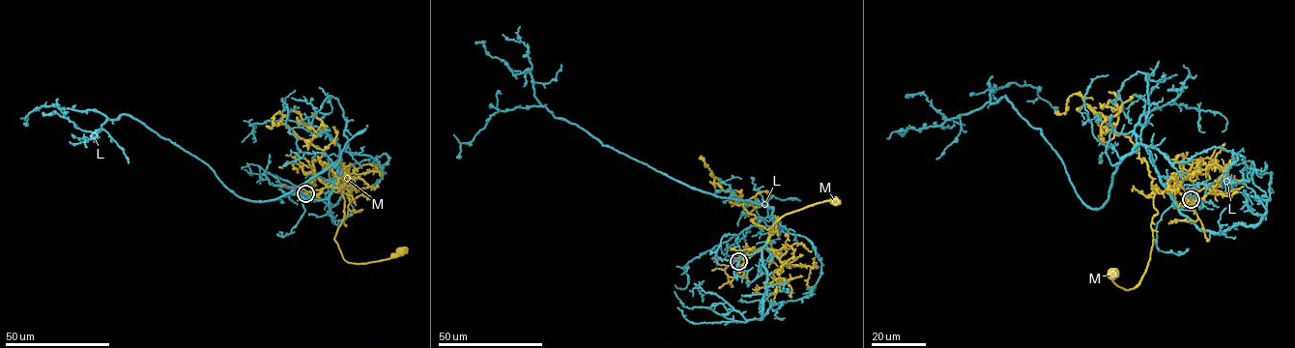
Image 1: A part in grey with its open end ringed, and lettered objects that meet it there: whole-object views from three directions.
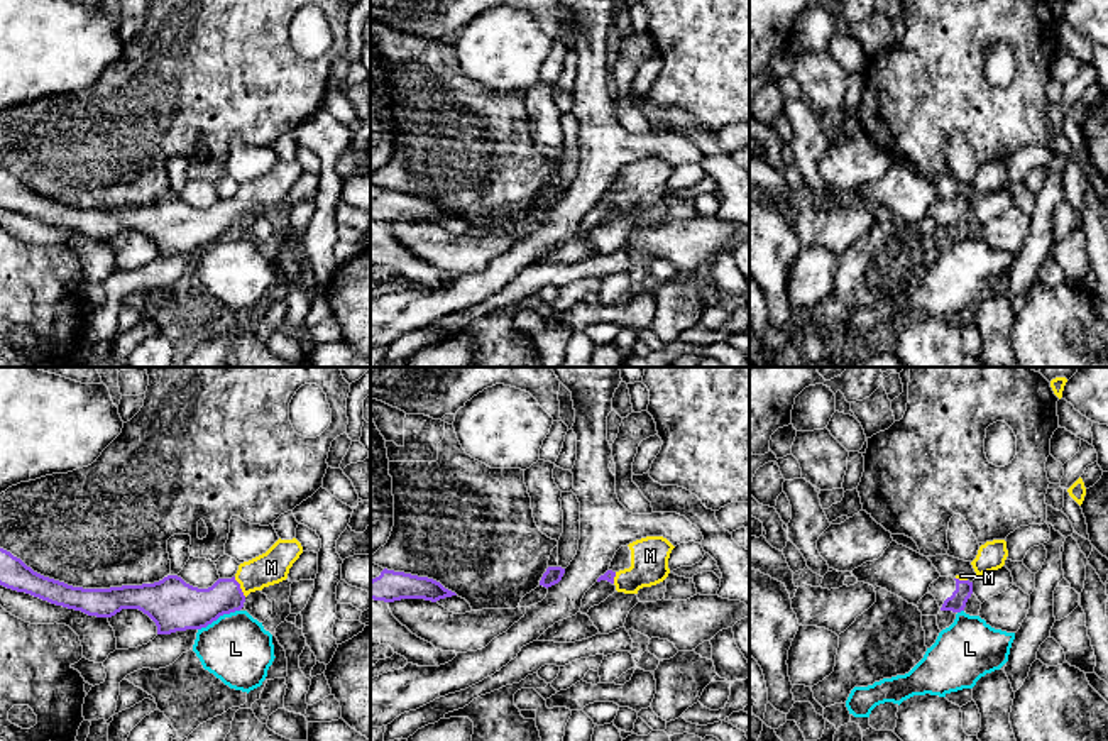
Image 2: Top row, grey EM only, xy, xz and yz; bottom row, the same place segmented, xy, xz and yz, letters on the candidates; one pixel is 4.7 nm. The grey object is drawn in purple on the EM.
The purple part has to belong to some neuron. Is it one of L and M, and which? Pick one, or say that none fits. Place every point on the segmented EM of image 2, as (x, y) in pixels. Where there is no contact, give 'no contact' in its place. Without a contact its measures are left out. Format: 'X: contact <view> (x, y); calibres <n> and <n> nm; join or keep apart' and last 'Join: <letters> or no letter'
L: contact xy (219, 616); calibres 240 and 320 nm; keep apart
M: contact xy (239, 587); calibres 200 and 160 nm; join
Join: M

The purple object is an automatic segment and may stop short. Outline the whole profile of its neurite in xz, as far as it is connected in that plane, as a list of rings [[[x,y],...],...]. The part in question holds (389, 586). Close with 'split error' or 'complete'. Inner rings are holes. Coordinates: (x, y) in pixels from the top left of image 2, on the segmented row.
[[[387,568],[370,580],[370,599],[374,601],[394,602],[401,599],[425,599],[436,602],[452,596],[457,594],[433,579]]]; complete

